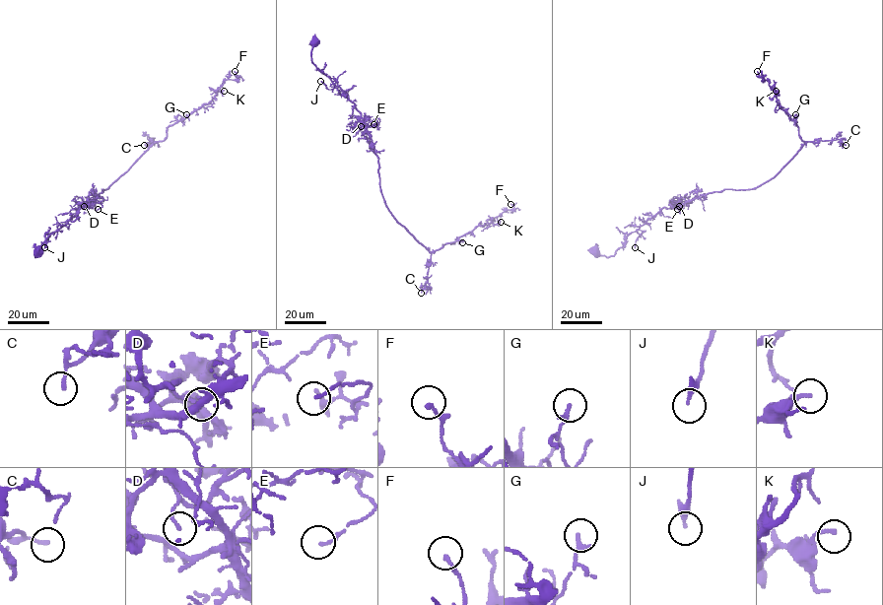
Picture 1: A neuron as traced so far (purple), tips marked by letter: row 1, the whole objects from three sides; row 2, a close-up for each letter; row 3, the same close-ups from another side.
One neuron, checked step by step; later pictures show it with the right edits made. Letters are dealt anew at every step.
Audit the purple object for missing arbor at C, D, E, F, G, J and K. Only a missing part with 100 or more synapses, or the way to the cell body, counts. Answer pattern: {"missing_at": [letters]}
{"missing_at": []}

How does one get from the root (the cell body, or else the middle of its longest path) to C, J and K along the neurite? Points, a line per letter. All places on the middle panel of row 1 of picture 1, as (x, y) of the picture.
C: (315, 42), (311, 62), (361, 114), (377, 159), (379, 190), (386, 207), (431, 254), (429, 287), (421, 293)
J: (315, 42), (311, 61), (335, 87), (328, 89), (320, 81)
K: (315, 42), (311, 61), (361, 114), (377, 159), (379, 190), (396, 221), (430, 252), (478, 226), (501, 222)

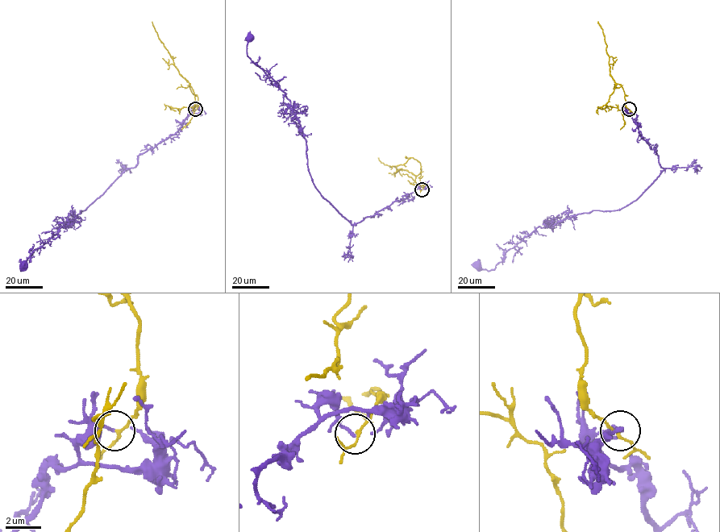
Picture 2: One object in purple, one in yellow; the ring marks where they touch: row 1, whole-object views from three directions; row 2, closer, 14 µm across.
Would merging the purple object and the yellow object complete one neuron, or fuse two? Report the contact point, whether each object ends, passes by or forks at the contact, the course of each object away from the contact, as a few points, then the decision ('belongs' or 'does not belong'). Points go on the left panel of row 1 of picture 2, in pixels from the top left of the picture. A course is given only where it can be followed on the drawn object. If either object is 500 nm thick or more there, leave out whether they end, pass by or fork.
(195, 109) | purple ends | yellow passes by | purple via (195, 109), (173, 135), (141, 153), (134, 167), (126, 169), (84, 210), (36, 248), (24, 264) | yellow via (195, 109), (198, 106), (198, 97), (192, 93), (189, 83), (174, 65), (152, 21) | does not belong

